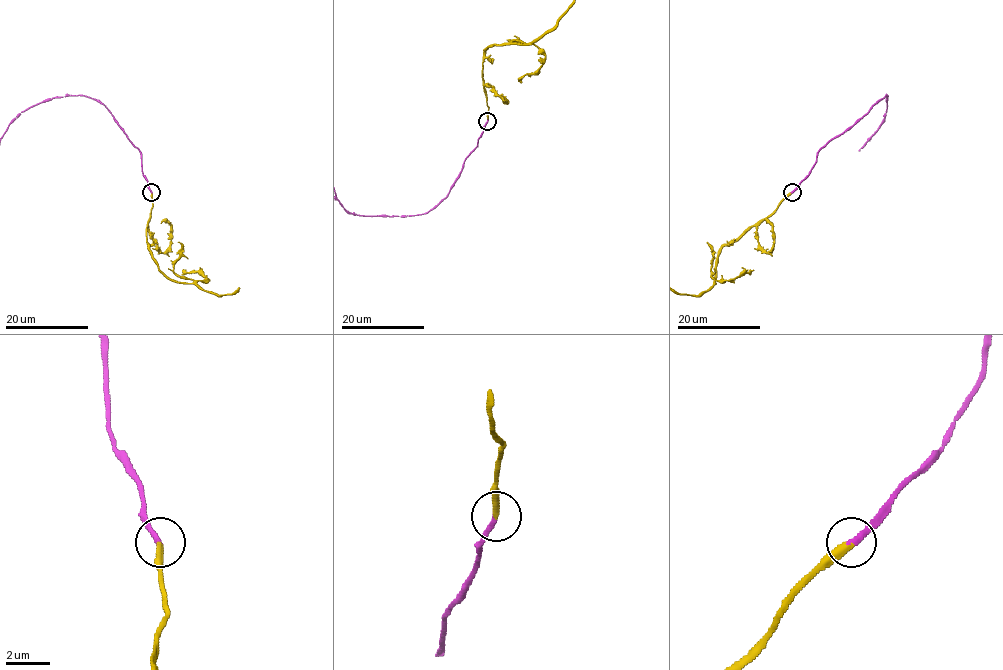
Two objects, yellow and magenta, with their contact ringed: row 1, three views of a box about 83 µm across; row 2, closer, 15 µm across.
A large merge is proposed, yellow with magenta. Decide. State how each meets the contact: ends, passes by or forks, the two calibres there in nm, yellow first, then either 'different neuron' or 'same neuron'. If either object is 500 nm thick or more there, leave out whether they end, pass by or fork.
yellow ends; magenta ends; calibres 320 and 280 nm; same neuron

